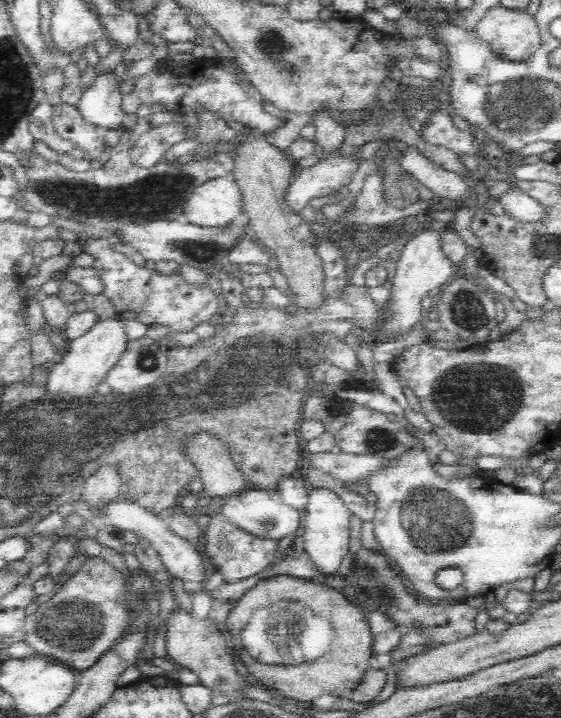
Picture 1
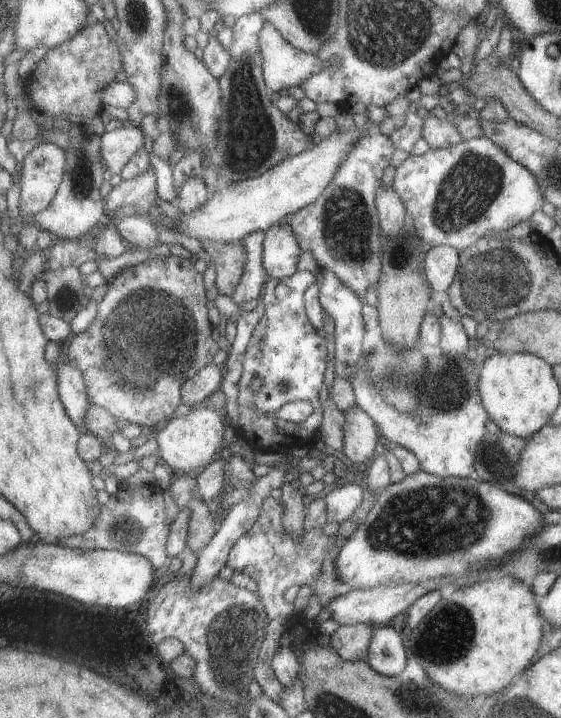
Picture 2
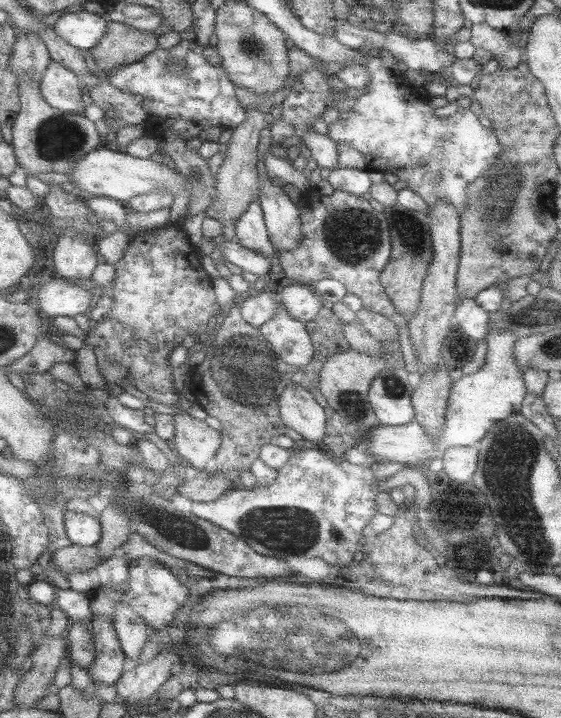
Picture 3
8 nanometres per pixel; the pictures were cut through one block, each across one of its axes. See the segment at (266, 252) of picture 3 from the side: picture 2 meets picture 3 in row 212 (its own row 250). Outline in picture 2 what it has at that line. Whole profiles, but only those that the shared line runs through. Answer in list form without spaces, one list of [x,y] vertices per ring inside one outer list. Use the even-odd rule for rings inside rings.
[[[257,232],[243,238],[243,246],[247,252],[247,266],[241,278],[241,286],[231,296],[239,306],[243,306],[253,298],[257,300],[257,296],[263,296],[263,290],[271,278],[271,274],[265,268],[265,240],[267,232]]]

